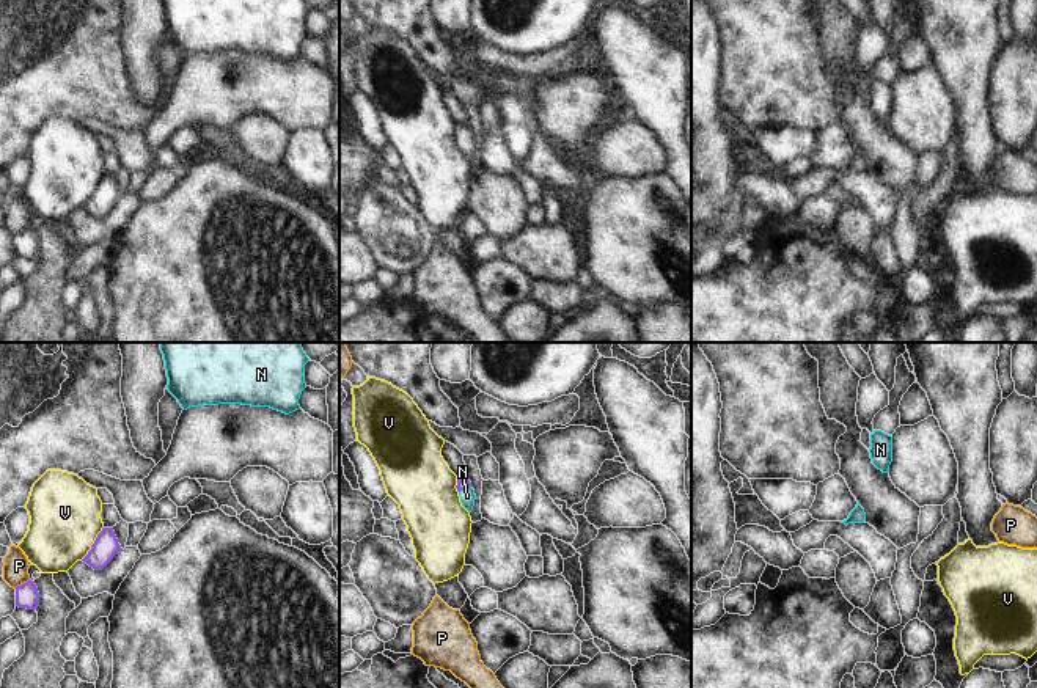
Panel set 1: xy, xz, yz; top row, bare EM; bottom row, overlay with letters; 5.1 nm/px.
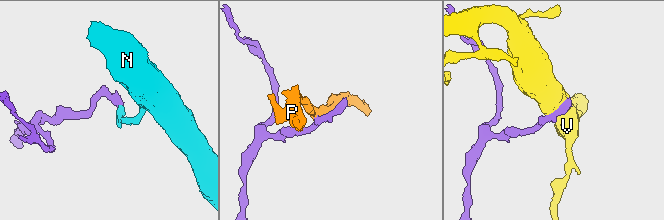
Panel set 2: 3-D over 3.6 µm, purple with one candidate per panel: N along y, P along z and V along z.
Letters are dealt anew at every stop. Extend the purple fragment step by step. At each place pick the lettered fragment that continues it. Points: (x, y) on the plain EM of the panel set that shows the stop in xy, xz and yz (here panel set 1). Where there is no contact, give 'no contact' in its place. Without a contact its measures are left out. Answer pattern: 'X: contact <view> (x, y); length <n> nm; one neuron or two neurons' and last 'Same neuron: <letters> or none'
N: contact xz (464, 137); length 70 nm; one neuron
P: contact xy (21, 233); length 90 nm; two neurons
V: contact xy (93, 192); length 200 nm; two neurons
Same neuron: N

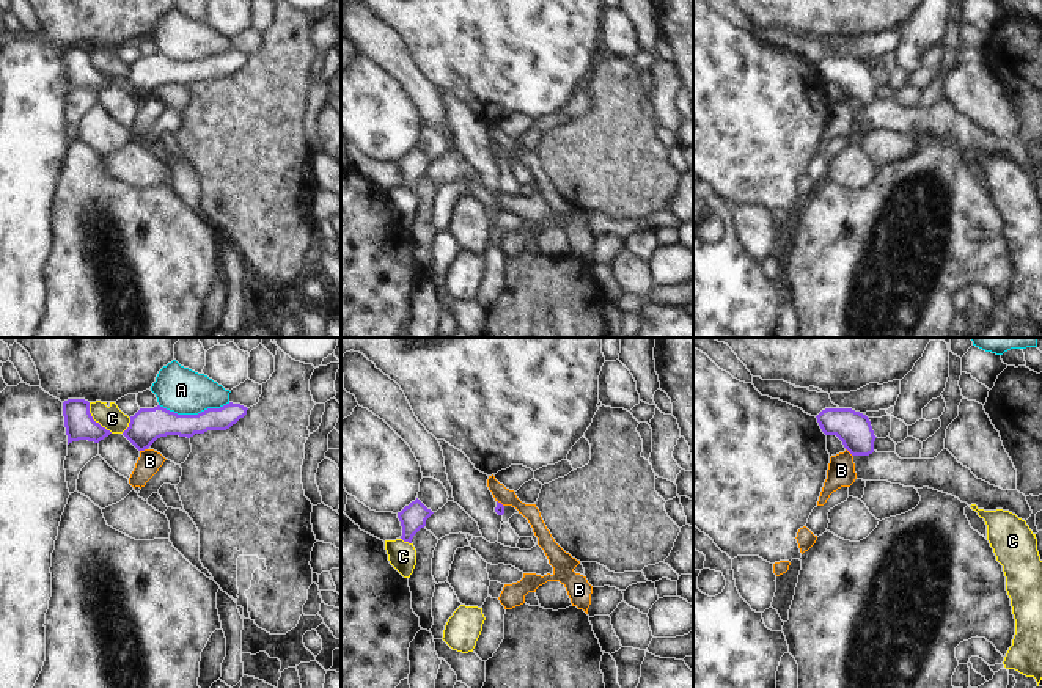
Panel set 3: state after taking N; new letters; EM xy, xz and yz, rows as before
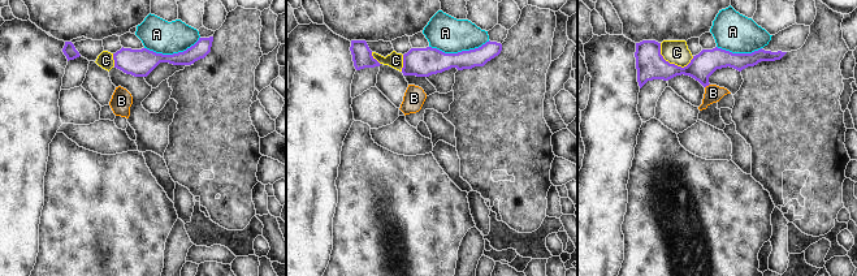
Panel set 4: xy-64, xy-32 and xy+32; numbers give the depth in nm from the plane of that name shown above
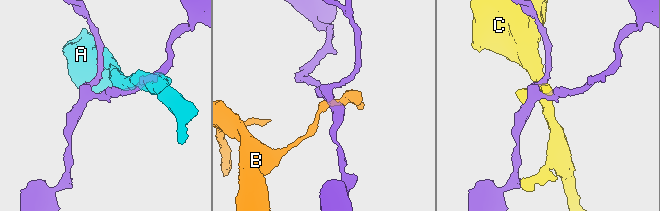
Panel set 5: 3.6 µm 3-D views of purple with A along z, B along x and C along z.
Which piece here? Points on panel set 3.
A: contact xy (194, 63); length 360 nm; two neurons
B: contact xy (143, 98); length 40 nm; two neurons
C: contact xy (93, 68); length 200 nm; two neurons
Same neuron: none

